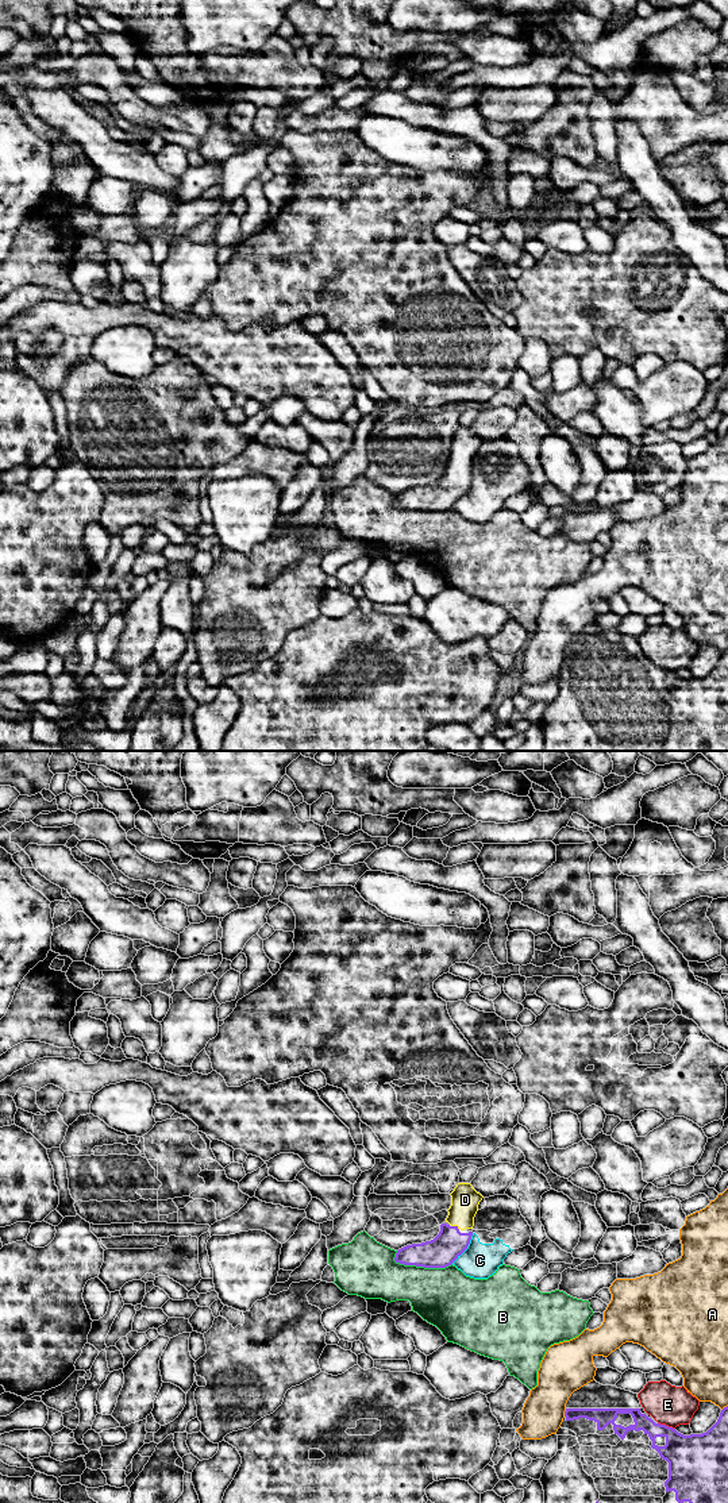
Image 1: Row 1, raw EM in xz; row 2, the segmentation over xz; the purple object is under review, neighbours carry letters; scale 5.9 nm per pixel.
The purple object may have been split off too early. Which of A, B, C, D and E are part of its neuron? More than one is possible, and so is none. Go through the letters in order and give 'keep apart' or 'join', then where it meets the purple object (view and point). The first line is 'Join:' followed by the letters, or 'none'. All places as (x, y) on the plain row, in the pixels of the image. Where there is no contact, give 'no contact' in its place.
Join: D
A: keep apart; contact xz (565, 656)
B: keep apart; contact xz (422, 509)
C: keep apart; contact xz (466, 492)
D: join; contact xz (455, 470)
E: keep apart; contact xz (666, 670)

